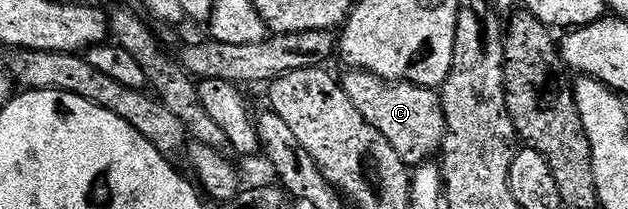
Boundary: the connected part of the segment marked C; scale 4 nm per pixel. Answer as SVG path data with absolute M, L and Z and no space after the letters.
M366 69L347 71L341 77L341 84L345 95L353 99L353 107L357 107L364 119L389 139L389 147L393 147L409 167L432 160L442 150L447 124L443 99L436 90L410 85L408 81L383 81Z

